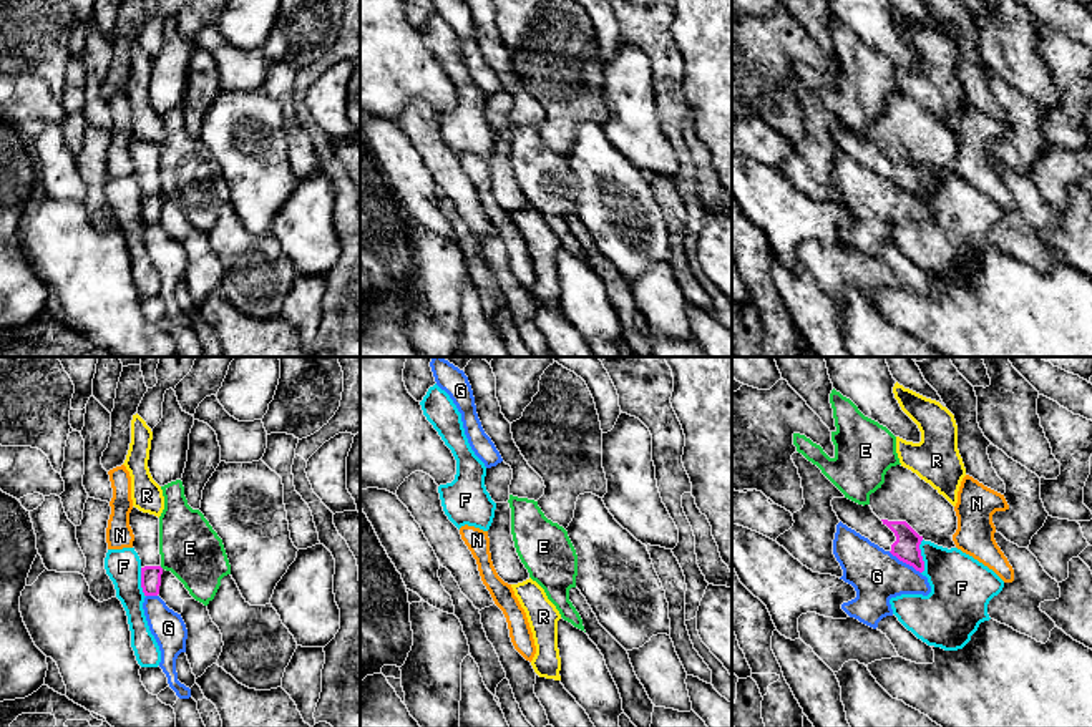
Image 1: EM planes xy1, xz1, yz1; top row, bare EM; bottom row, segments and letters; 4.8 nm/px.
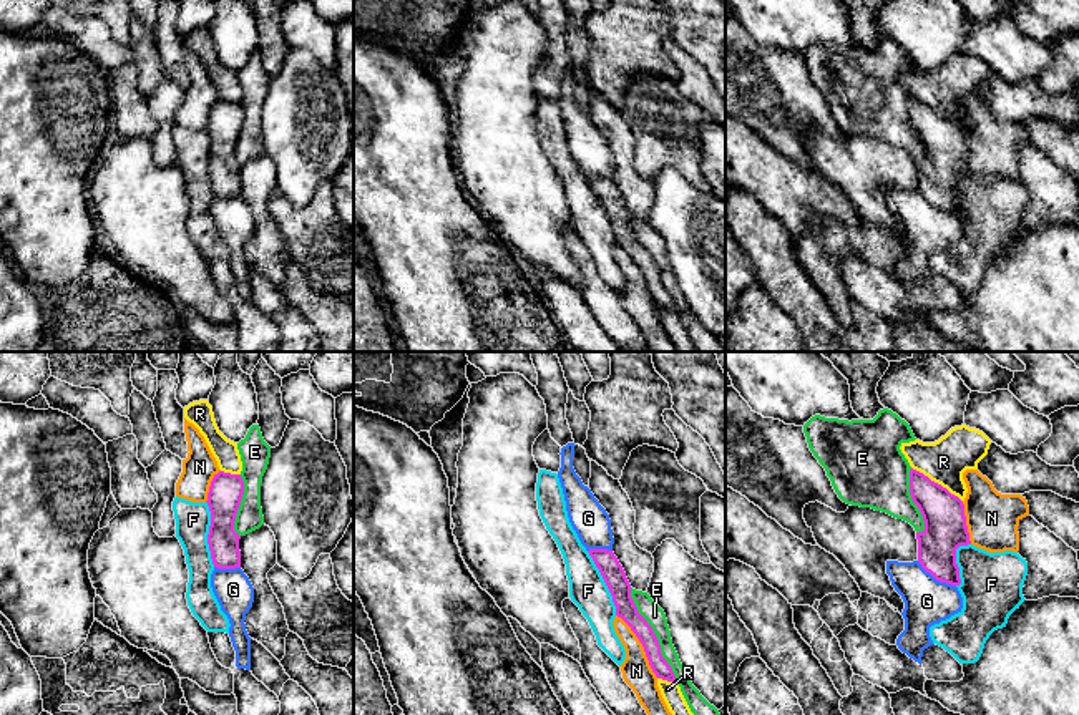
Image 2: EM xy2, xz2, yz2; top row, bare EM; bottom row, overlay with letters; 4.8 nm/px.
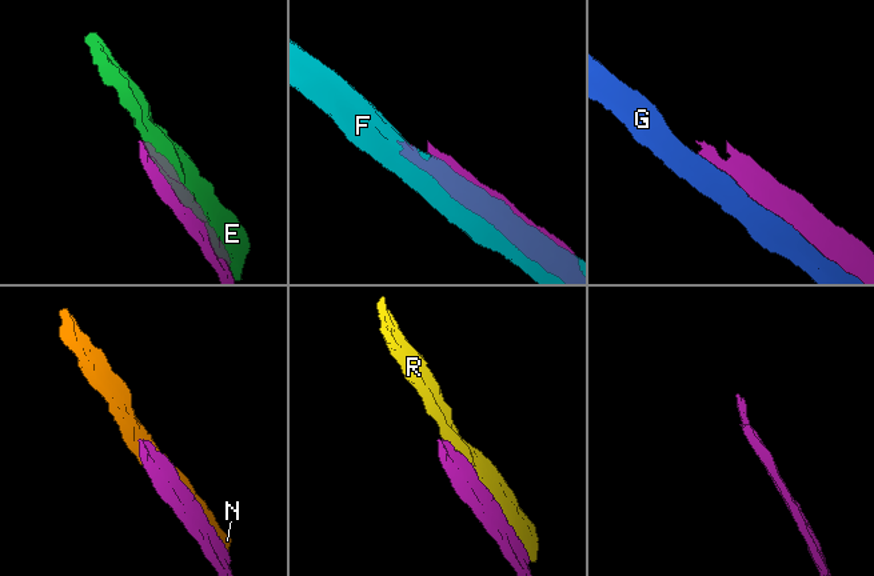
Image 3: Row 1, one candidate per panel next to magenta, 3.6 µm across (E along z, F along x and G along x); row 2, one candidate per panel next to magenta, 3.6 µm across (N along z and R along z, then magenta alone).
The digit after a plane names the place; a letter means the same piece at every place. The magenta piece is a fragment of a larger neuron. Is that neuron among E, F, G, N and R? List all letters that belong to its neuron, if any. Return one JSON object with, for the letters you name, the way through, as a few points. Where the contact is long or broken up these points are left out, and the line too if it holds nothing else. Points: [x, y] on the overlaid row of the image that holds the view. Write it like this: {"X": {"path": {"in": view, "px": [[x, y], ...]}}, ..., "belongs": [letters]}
{"belongs": []}

